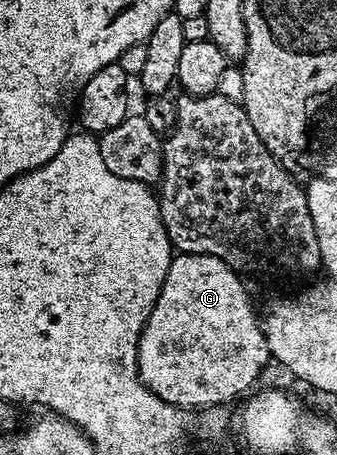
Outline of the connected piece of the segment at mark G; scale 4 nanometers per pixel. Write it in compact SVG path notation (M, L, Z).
M176 253L172 257L169 272L165 276L165 284L161 284L157 304L153 304L153 312L149 312L149 320L141 332L141 340L139 341L139 379L147 385L149 392L153 392L153 396L157 396L161 400L165 400L165 404L173 404L181 410L202 412L211 409L212 406L226 407L227 402L233 401L234 398L240 397L239 399L242 399L256 385L254 382L258 380L259 373L266 368L267 362L272 361L272 357L269 352L269 344L265 340L260 315L258 313L255 315L255 306L251 303L251 298L247 295L247 290L243 287L242 281L244 282L244 279L230 266L226 266L217 256Z

